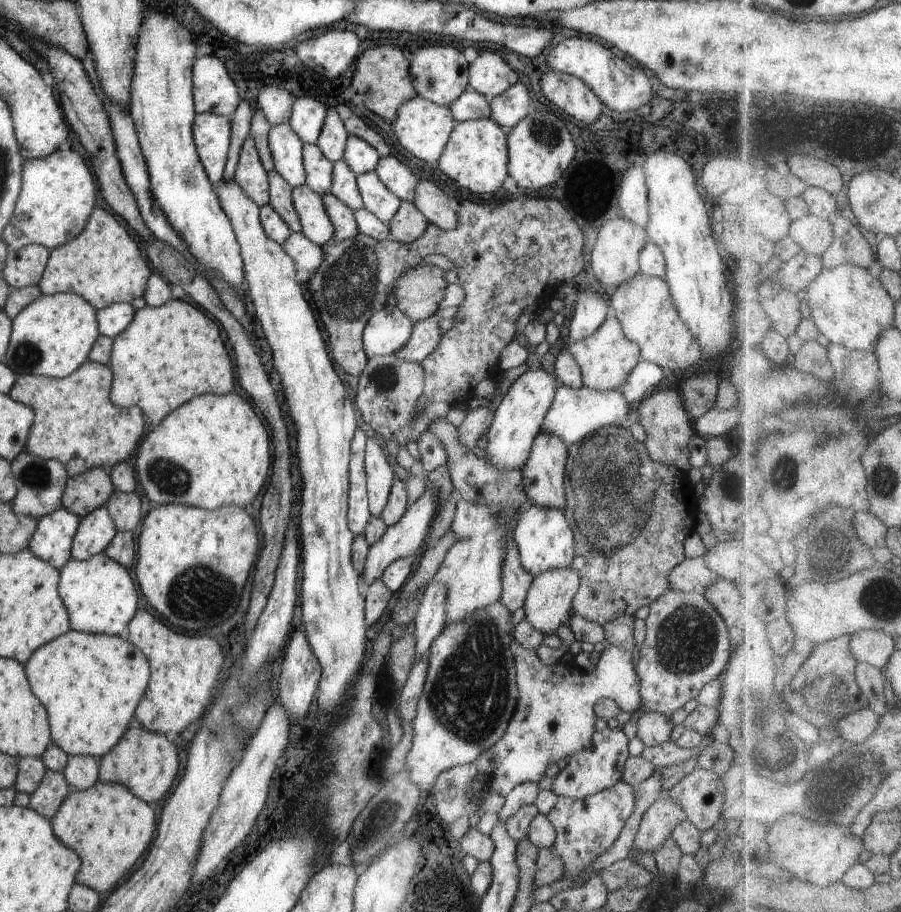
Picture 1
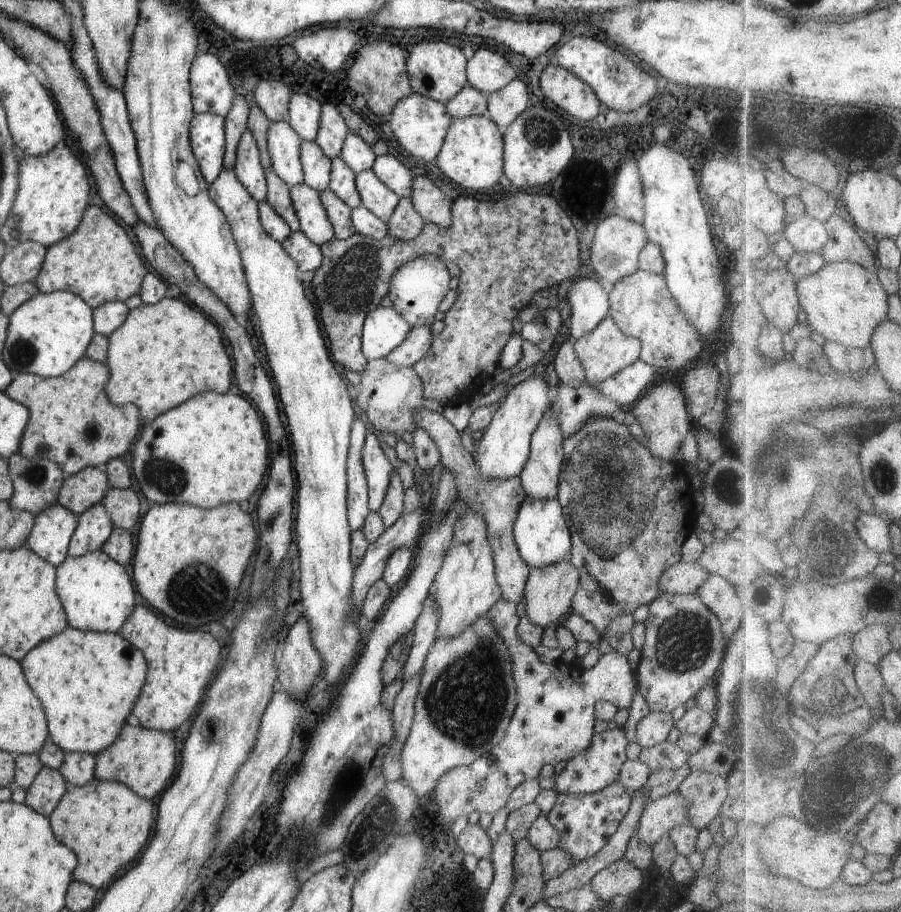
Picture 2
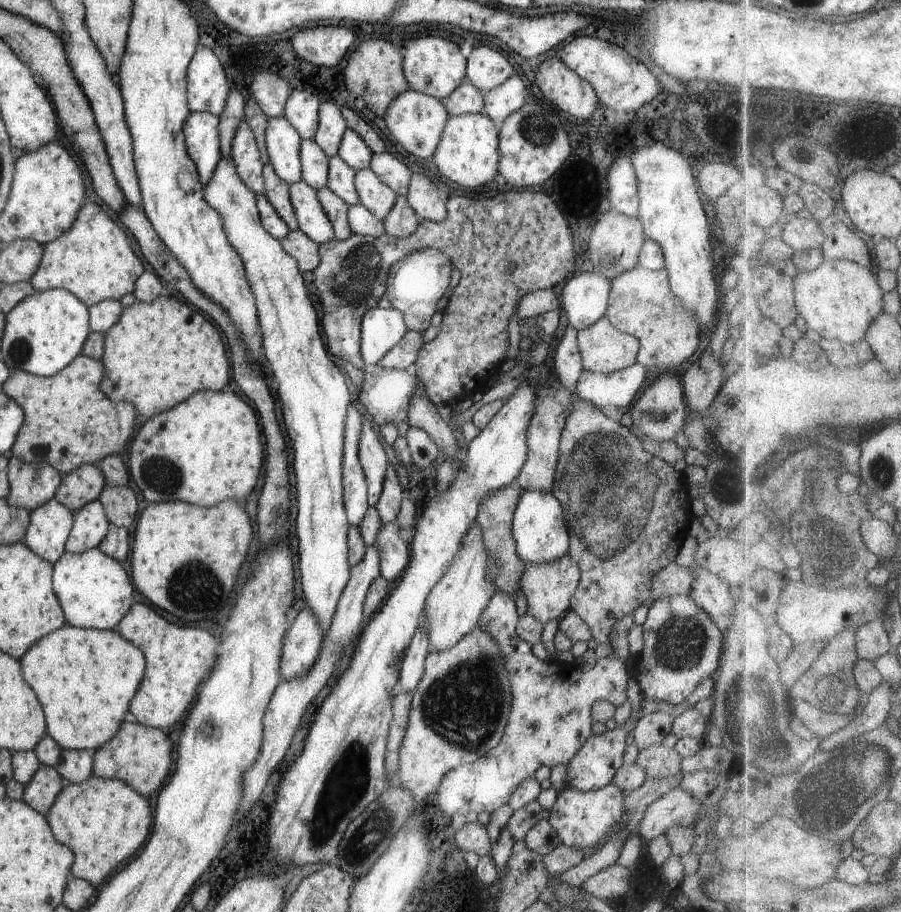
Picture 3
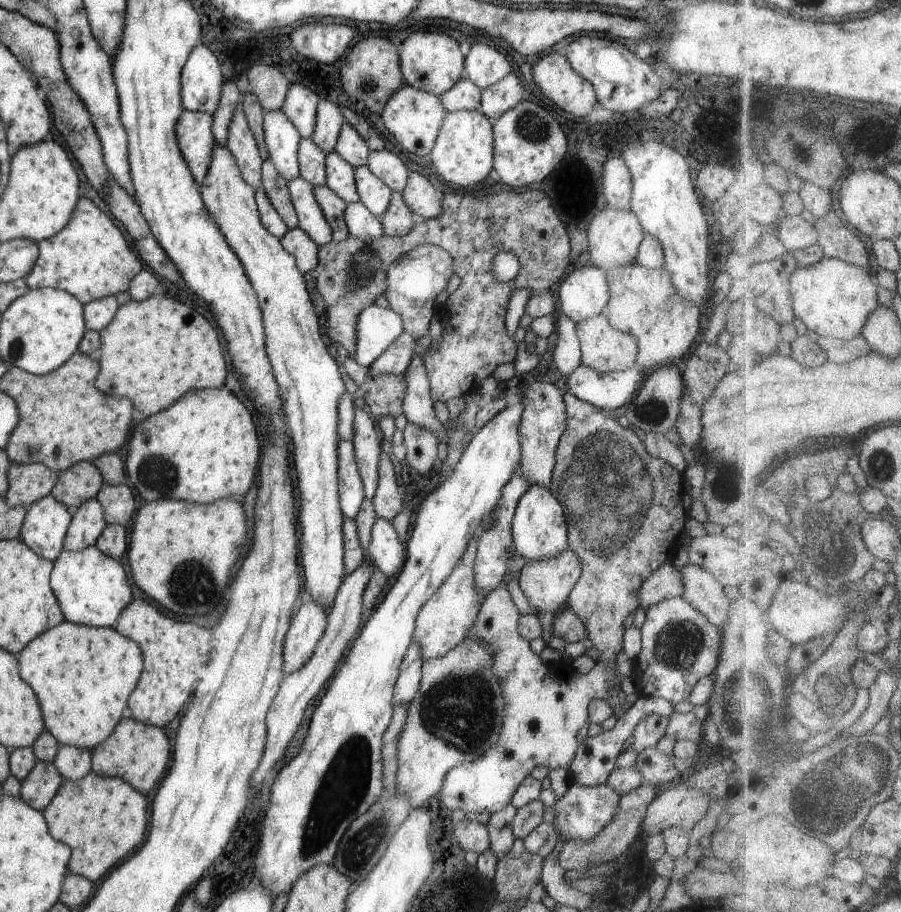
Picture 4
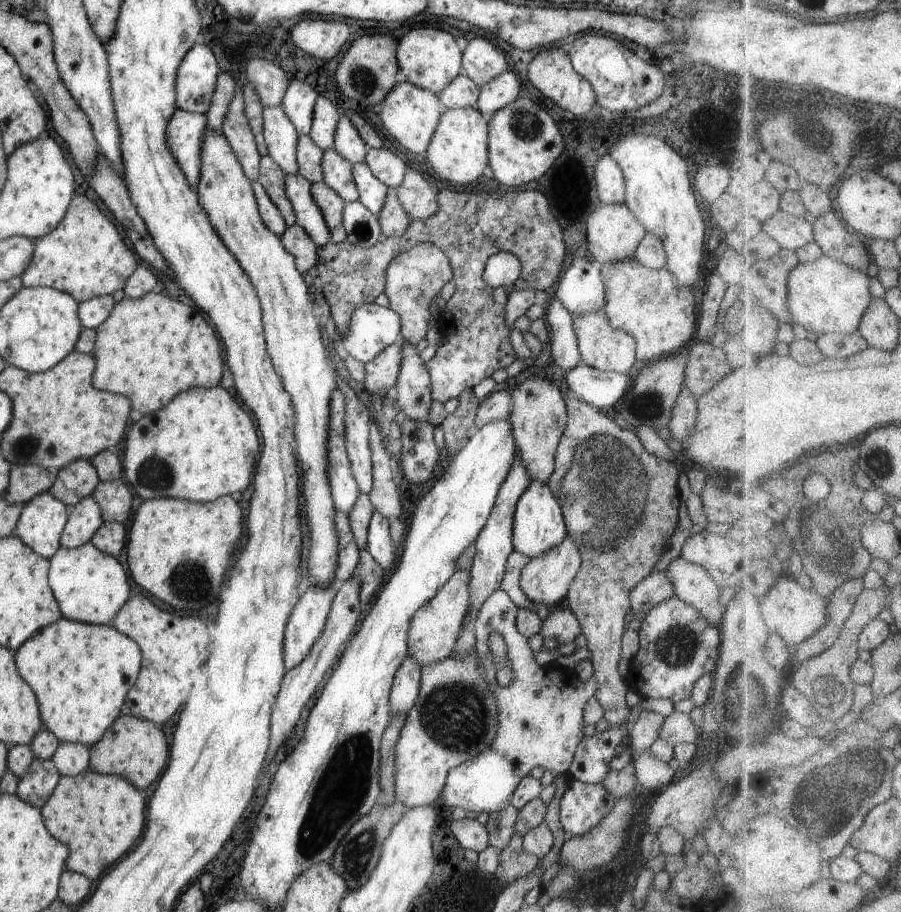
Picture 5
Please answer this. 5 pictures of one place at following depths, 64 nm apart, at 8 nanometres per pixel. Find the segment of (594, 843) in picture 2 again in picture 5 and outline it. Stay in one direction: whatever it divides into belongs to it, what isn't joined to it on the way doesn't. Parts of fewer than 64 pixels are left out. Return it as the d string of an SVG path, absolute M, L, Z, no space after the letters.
M575 779L569 780L568 789L560 800L560 823L568 837L584 836L594 826L598 826L606 814L610 814L616 802L617 799L608 793L603 784L586 784Z

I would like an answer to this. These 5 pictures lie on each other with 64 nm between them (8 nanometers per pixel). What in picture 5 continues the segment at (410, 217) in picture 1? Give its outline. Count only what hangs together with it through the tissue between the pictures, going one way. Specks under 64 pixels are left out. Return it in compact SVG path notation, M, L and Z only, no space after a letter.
M388 187L386 202L382 206L382 212L377 216L383 238L402 236L412 221L408 212L400 205L397 188Z

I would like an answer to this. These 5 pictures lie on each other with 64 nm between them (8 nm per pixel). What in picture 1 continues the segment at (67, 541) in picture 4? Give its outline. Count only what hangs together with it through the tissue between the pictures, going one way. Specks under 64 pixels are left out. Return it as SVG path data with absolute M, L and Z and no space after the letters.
M105 506L95 508L89 515L80 519L80 524L73 536L71 558L83 561L103 552L117 531L108 509Z

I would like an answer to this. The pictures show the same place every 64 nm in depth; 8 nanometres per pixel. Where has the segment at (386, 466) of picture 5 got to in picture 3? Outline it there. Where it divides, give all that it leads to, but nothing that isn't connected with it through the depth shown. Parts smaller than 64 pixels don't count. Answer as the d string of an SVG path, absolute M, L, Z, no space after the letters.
M388 464L384 488L382 488L380 500L378 500L378 504L376 504L375 508L382 523L395 523L401 510L402 501L404 500L403 491L393 464Z

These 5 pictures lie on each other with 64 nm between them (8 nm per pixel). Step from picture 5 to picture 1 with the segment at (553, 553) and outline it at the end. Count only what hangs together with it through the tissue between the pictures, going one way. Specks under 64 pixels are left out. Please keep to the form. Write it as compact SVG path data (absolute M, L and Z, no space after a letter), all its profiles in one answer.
M571 566L538 573L531 580L525 603L522 606L525 610L525 619L530 621L534 628L541 630L546 636L555 633L557 628L566 625L571 615L574 614L571 602L578 589L579 574Z

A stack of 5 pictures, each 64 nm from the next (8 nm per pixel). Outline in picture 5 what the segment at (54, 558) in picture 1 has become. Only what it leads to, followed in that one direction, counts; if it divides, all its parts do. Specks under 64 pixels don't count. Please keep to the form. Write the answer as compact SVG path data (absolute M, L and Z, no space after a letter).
M44 492L24 505L15 537L19 537L38 556L50 559L62 548L60 538L69 512L70 508Z

